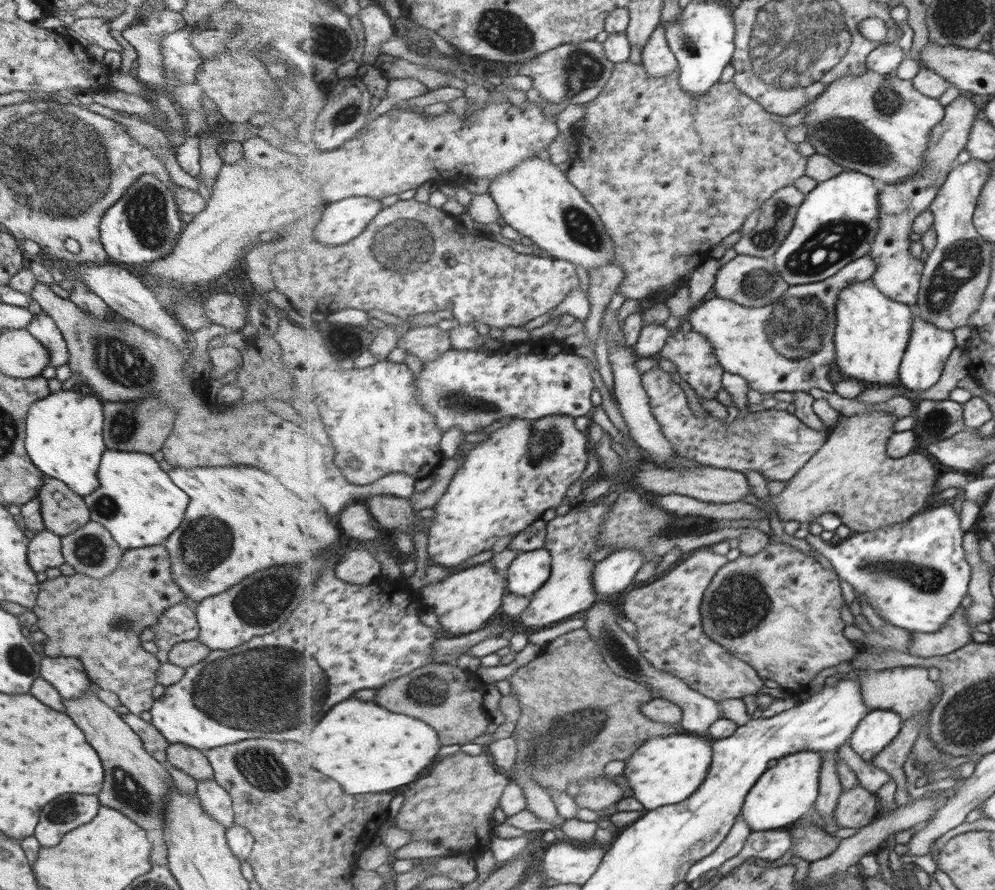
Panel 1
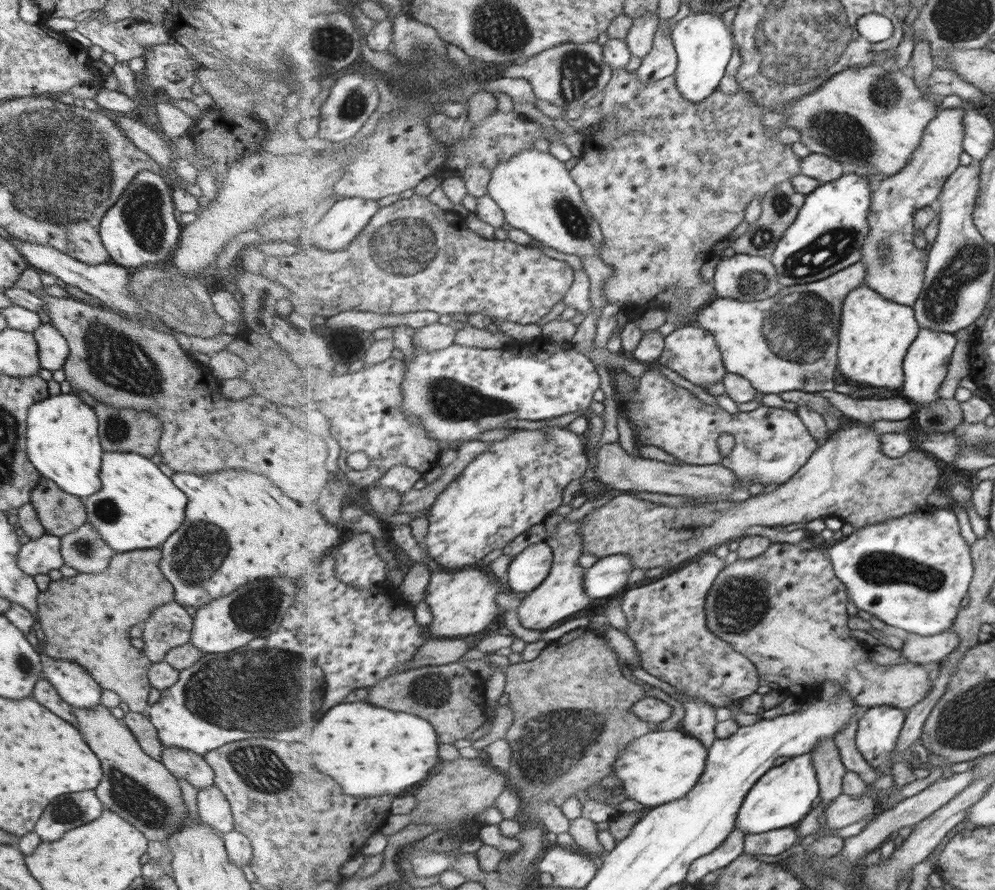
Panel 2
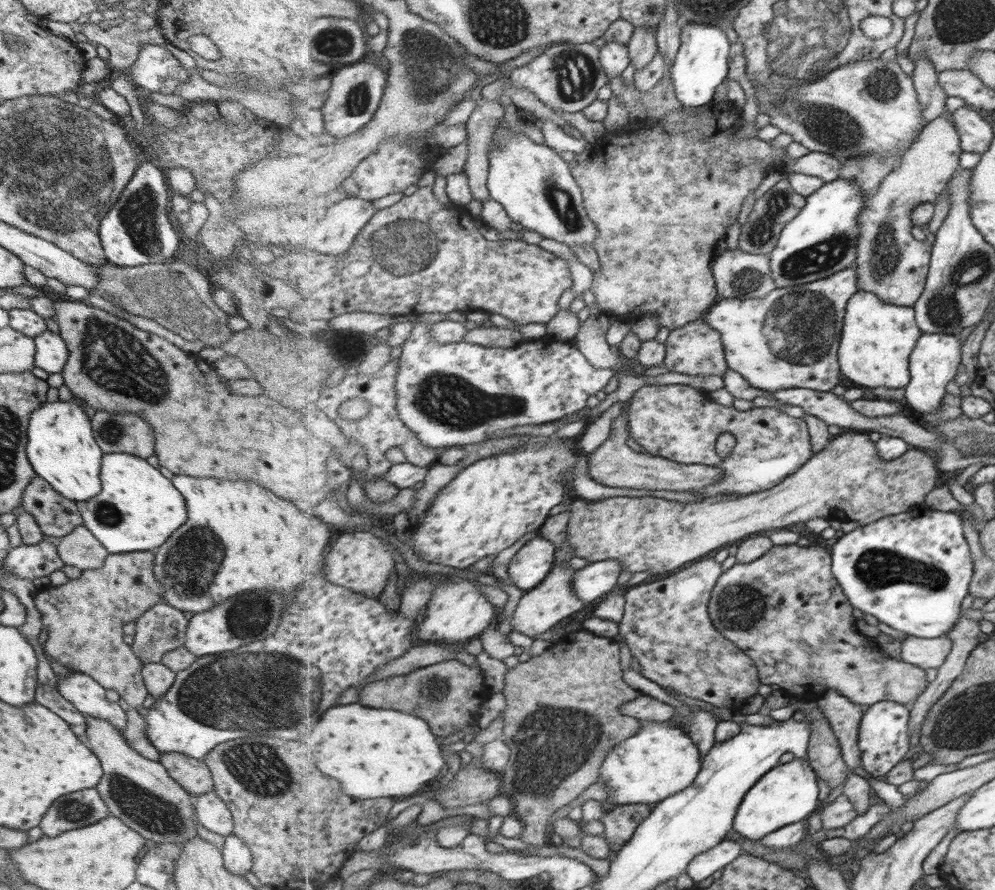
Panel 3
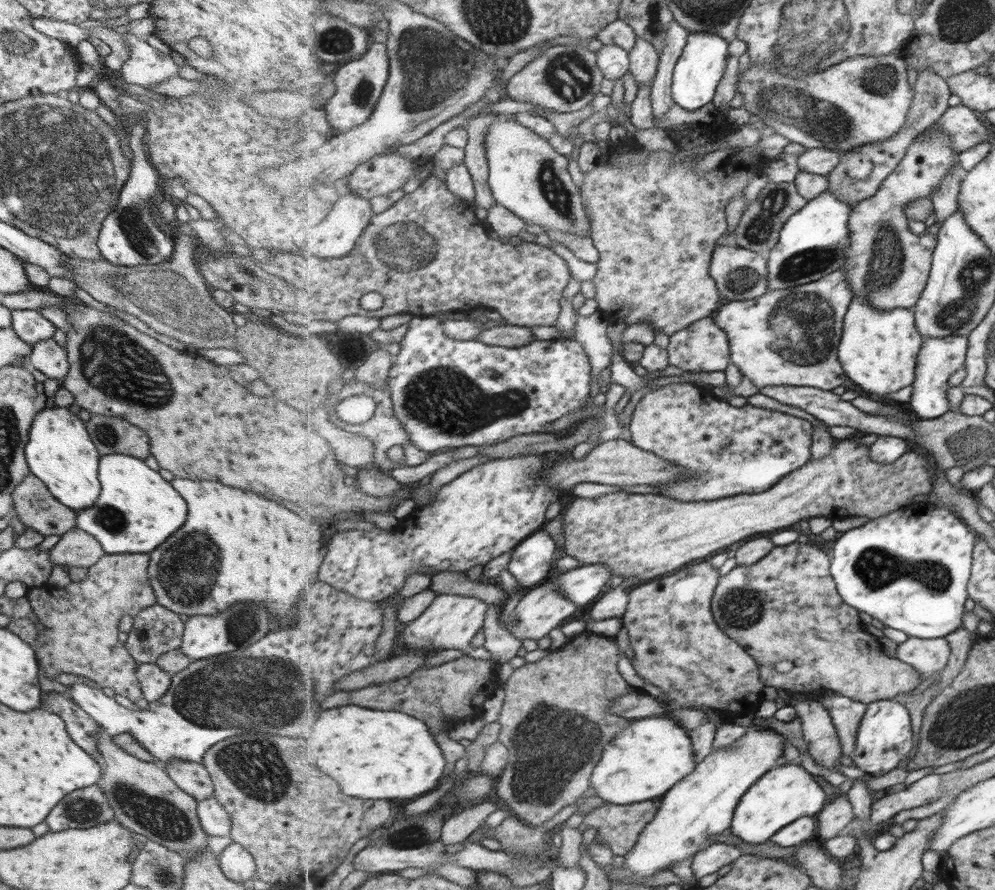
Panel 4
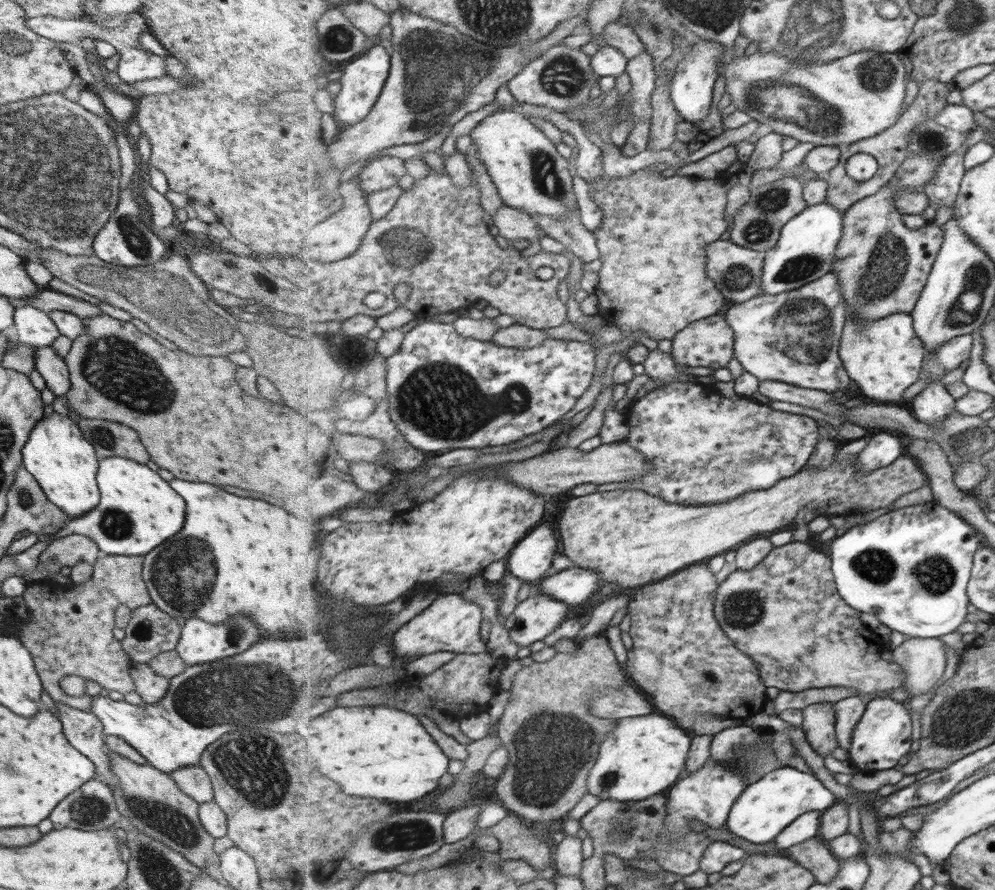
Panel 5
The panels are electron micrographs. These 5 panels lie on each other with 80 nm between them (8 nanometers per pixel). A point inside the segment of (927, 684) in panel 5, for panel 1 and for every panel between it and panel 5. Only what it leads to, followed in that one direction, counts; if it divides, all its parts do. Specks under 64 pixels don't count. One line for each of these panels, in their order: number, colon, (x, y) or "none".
1: (954, 635)
2: (929, 651)
3: (925, 652)
4: (929, 656)

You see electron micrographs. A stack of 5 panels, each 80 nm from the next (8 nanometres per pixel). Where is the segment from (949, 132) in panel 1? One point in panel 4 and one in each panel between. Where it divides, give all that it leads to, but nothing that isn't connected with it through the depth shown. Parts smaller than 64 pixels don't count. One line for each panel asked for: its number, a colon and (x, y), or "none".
2: (896, 266)
3: (892, 262)
4: (888, 263)

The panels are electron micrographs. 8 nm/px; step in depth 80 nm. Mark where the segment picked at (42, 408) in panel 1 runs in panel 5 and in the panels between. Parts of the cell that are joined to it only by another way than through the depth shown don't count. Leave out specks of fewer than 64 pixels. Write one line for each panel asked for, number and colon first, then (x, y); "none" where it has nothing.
2: (62, 445)
3: (59, 446)
4: (58, 451)
5: (64, 464)

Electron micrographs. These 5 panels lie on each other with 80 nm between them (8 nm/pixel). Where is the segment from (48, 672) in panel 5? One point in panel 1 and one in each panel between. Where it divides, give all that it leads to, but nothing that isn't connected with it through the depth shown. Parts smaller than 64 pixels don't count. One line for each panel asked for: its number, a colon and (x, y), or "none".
1: (97, 621)
2: (85, 618)
3: (82, 618)
4: (80, 637)

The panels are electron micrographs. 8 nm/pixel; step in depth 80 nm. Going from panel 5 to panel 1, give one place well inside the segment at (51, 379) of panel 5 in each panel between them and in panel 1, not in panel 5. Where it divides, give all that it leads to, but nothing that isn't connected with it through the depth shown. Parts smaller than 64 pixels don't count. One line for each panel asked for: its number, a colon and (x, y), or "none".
1: (42, 328)
2: (52, 349)
3: (50, 353)
4: (49, 359)

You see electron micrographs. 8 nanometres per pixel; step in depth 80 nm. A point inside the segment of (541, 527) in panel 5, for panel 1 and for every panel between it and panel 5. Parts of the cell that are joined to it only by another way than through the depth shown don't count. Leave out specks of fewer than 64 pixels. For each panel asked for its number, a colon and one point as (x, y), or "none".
1: (530, 570)
2: (528, 570)
3: (532, 564)
4: (532, 560)

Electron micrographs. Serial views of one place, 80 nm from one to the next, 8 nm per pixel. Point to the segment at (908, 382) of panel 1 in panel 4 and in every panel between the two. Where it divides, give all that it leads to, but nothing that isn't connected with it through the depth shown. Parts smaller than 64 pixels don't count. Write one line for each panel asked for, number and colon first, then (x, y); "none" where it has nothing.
2: (926, 366)
3: (936, 359)
4: (940, 358)

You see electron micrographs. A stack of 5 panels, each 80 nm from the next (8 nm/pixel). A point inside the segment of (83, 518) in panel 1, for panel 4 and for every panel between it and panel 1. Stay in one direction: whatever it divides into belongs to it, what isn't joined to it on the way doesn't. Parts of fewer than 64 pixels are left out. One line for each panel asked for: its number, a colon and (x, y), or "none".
2: (59, 513)
3: (55, 516)
4: (36, 508)

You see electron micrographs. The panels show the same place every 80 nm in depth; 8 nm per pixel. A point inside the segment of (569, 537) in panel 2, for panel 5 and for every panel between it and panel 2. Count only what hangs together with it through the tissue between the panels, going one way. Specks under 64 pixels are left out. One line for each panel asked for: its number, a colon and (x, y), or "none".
3: (539, 610)
4: (543, 608)
5: (535, 618)

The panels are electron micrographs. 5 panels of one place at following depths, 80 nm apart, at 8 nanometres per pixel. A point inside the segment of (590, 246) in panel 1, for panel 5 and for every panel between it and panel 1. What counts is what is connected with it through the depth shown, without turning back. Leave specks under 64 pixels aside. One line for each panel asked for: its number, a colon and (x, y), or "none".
2: (538, 195)
3: (536, 186)
4: (527, 175)
5: (531, 176)

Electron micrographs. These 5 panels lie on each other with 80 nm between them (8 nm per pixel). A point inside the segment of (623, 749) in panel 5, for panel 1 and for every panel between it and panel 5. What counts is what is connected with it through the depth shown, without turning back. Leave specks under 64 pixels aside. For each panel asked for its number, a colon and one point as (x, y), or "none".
1: (666, 770)
2: (663, 766)
3: (660, 761)
4: (648, 759)

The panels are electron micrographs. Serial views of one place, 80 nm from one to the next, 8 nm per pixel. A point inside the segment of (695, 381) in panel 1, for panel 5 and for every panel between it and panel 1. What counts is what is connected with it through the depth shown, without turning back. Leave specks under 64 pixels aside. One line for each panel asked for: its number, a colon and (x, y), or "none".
2: (692, 352)
3: (696, 349)
4: (703, 347)
5: (710, 342)

